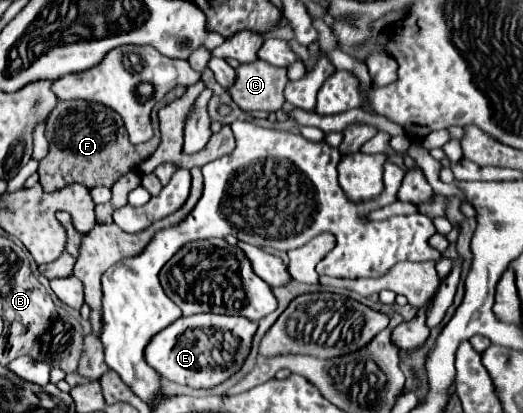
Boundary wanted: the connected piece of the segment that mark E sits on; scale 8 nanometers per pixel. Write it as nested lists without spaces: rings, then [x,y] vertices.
[[[197,313],[189,317],[179,317],[175,323],[153,335],[151,343],[147,343],[145,347],[145,361],[163,379],[193,389],[209,389],[223,383],[241,369],[255,331],[255,321],[235,315]]]

